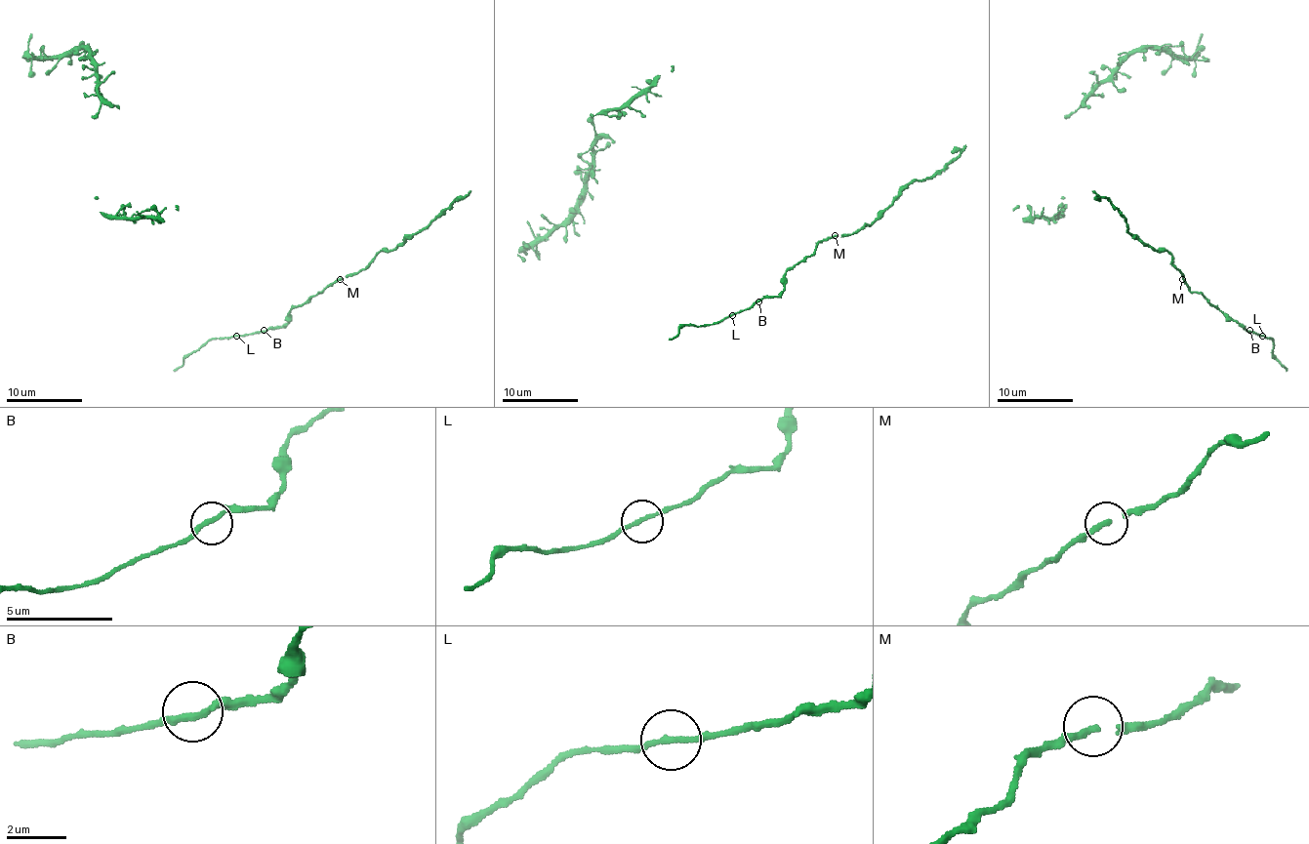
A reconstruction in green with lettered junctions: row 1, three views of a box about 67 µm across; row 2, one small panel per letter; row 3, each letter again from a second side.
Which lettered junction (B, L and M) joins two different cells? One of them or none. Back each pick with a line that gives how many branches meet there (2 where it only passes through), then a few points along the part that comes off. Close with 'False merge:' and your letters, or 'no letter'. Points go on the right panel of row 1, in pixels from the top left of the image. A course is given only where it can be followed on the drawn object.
False merge: no letter

